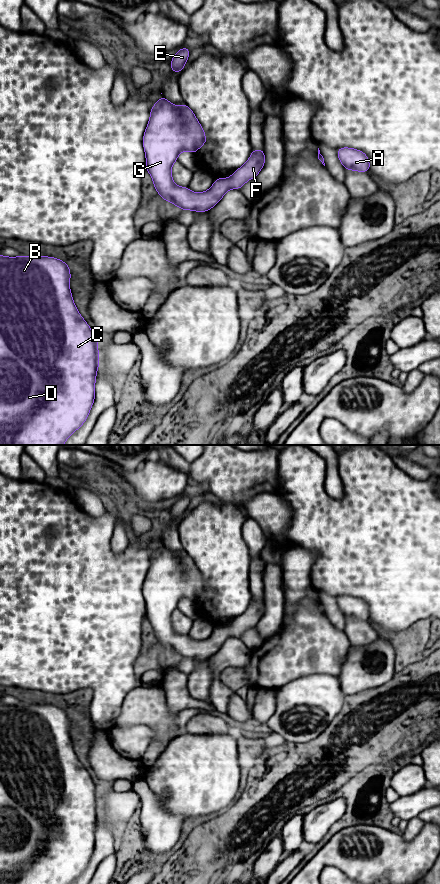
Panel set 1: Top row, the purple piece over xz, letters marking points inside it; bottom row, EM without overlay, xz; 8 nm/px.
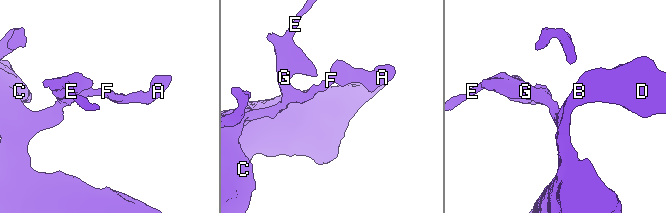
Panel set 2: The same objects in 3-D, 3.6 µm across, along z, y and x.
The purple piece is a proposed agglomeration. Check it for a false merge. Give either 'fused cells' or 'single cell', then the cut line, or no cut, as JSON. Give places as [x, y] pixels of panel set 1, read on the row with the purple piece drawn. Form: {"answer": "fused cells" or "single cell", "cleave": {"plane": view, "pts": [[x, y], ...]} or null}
{"answer": "single cell", "cleave": null}

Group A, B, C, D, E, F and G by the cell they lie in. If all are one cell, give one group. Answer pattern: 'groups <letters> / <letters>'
groups A B C D E F G

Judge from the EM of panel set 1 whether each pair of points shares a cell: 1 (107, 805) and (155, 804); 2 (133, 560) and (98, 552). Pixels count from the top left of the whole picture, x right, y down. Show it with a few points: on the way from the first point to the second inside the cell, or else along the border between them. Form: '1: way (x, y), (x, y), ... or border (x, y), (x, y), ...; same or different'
1: border (132, 789), (138, 796), (140, 803), (136, 816); different
2: way (124, 560), (107, 560); same

